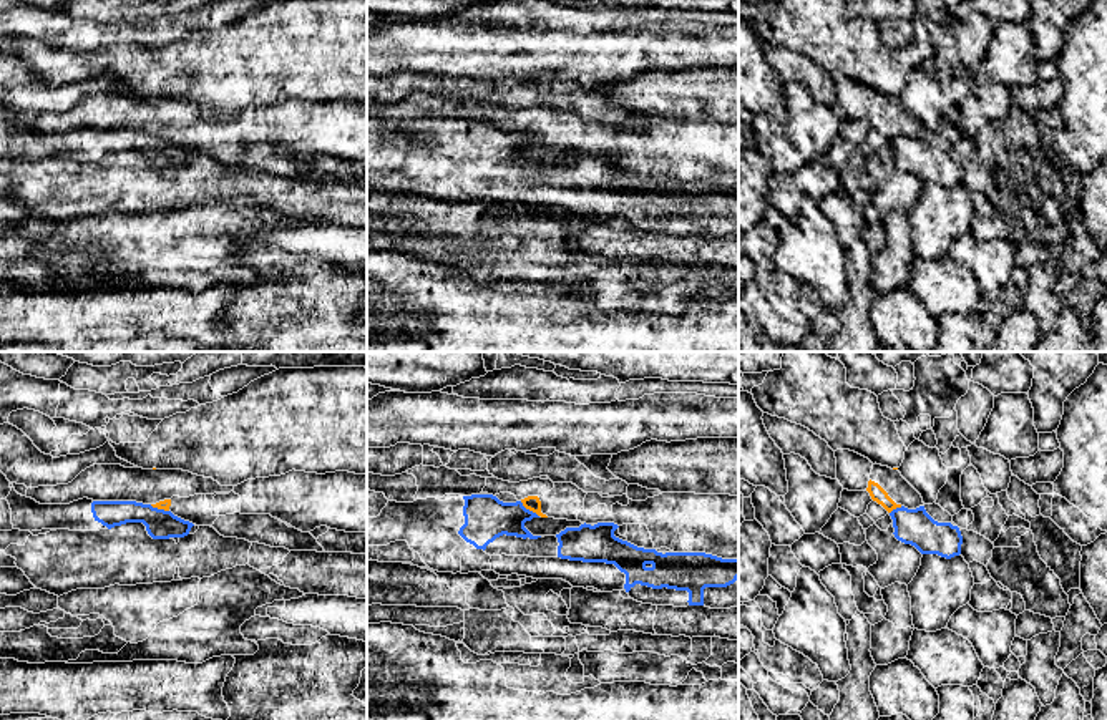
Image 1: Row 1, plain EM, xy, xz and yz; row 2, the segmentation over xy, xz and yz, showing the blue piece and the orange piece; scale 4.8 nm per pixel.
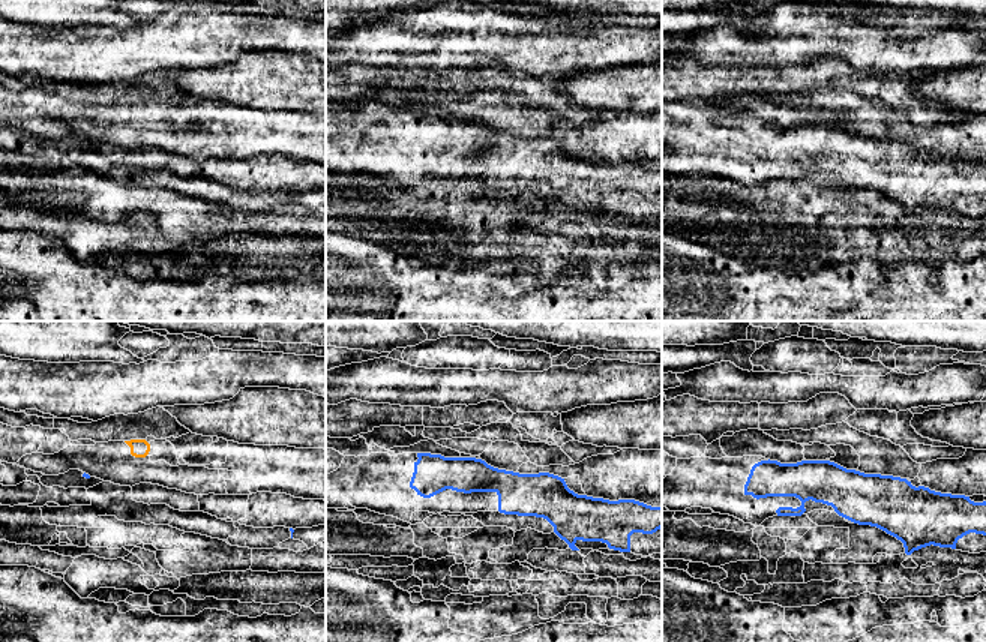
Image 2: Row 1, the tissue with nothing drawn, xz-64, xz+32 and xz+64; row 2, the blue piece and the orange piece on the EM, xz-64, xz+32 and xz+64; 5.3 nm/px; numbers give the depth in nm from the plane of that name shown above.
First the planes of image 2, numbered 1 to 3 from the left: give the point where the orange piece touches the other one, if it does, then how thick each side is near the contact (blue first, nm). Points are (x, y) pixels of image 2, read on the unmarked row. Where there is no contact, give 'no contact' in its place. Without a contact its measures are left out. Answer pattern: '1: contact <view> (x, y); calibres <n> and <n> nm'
1: no contact
2: no contact
3: no contact

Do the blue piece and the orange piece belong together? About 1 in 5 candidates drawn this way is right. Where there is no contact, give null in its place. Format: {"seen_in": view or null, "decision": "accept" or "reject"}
{"seen_in": "xz", "decision": "reject"}

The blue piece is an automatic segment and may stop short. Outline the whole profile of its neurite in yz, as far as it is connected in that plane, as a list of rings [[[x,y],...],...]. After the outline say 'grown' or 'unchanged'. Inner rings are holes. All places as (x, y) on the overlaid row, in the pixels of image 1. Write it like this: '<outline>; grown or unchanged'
[[[924,504],[916,509],[901,506],[890,516],[895,538],[914,546],[921,554],[938,554],[946,559],[961,554],[961,531],[953,524],[953,516],[939,504]]]; grown

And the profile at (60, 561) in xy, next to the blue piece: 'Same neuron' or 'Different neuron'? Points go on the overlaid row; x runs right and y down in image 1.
Different neuron

